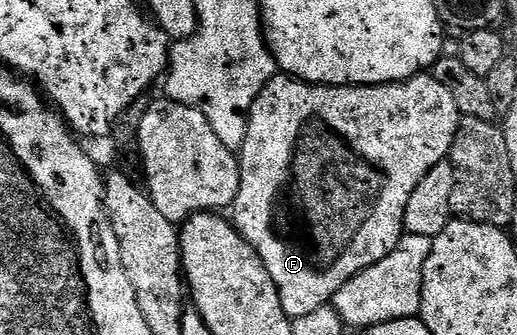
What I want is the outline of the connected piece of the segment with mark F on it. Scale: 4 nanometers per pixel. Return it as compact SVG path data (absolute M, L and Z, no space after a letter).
M277 75L266 83L266 87L262 87L258 99L254 99L252 110L248 113L246 139L238 151L240 186L230 210L230 217L236 230L259 255L270 279L274 281L287 317L295 319L310 315L310 311L325 308L331 302L332 296L350 279L354 279L354 275L366 271L366 267L386 259L386 255L394 251L400 238L405 236L406 203L410 203L414 187L418 187L418 183L426 179L431 169L448 160L448 153L458 135L461 116L458 103L454 103L454 97L448 87L438 83L438 79L430 75L409 77L407 81L395 81L393 85L312 85L308 81Z

